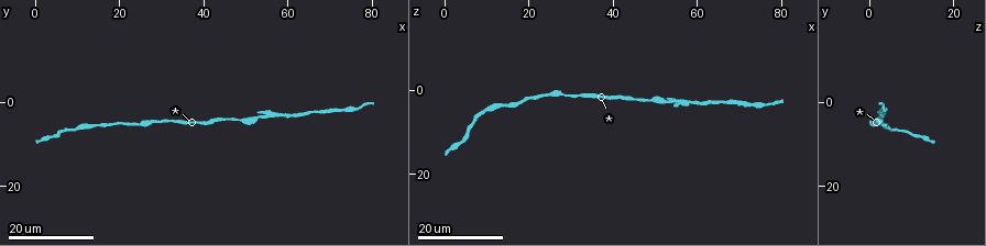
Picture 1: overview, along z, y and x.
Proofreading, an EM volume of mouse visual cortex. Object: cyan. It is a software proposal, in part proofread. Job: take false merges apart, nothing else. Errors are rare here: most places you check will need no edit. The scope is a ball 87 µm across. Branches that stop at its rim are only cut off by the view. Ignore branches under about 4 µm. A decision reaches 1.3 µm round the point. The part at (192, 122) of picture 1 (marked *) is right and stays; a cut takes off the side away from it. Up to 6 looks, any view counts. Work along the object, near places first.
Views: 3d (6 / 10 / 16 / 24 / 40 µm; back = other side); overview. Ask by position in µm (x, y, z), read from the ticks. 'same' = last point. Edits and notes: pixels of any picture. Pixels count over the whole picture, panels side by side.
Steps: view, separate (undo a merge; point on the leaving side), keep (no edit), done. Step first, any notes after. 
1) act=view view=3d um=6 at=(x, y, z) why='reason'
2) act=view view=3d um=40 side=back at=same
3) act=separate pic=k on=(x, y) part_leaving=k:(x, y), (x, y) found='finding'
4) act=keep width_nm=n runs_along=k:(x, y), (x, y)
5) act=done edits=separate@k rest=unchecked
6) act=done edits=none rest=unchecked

act=view view=3d um=24 at=(55.5, 3.5, 3.0) why='a narrow waist'

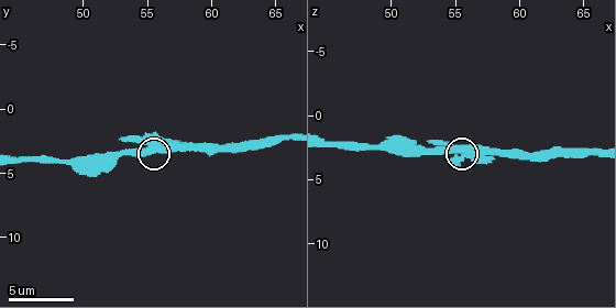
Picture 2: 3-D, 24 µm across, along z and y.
act=view view=3d um=6 at=(55.2, 3.2, 2.8)

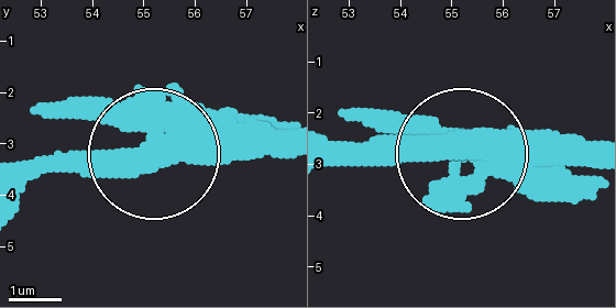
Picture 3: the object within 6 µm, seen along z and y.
act=separate pic=3 on=(443, 204) found='a second neuron is stuck on'

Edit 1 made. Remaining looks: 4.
act=view view=overview

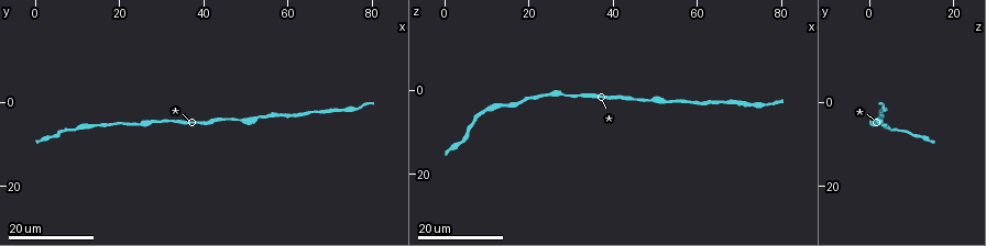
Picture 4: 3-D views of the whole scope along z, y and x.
act=view view=3d um=16 at=(28.0, 4.5, 1.0) why='sudden change in width'

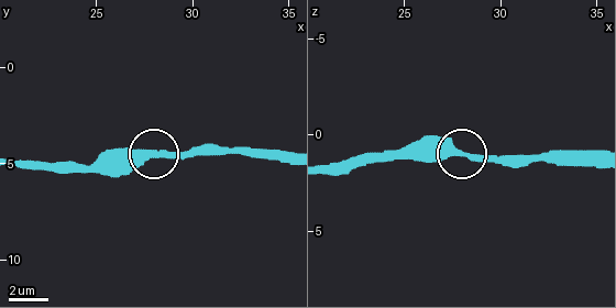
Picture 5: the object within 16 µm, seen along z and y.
act=view view=3d um=6 at=(27.7, 4.4, 1.0)

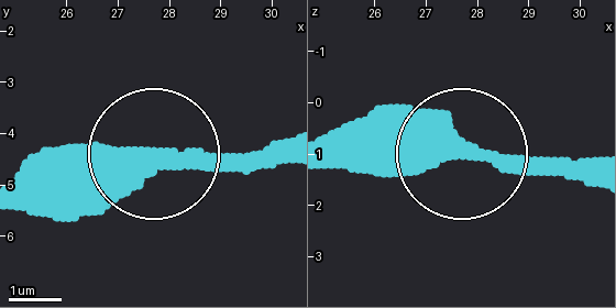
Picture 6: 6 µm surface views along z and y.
act=keep width_nm=430 found='continuous, no second neuron'

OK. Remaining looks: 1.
act=done edits=separate@3 rest=unchecked

